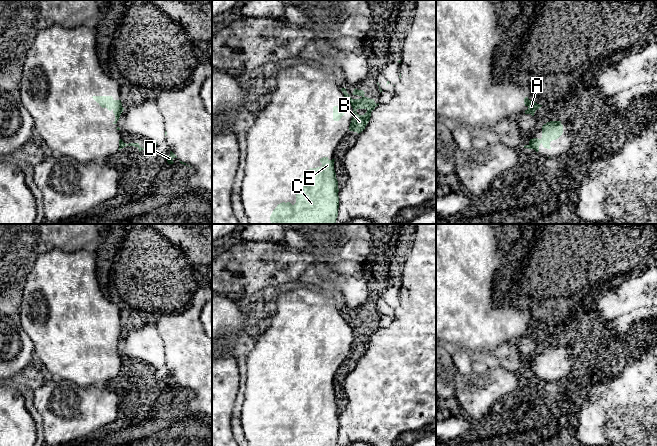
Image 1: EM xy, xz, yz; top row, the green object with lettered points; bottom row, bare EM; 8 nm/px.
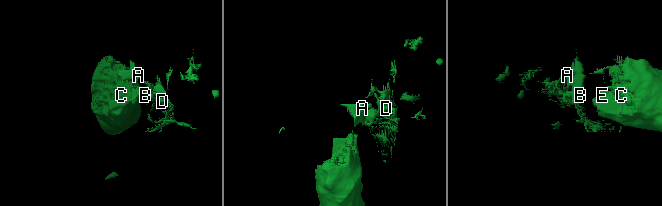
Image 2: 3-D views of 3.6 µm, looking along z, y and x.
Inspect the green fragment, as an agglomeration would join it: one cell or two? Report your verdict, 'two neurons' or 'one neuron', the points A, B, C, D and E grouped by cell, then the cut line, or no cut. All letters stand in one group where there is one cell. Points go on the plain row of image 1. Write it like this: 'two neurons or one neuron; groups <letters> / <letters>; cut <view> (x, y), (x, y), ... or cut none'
two neurons; groups A C E / B D; cut xz (344, 319), (348, 324)

